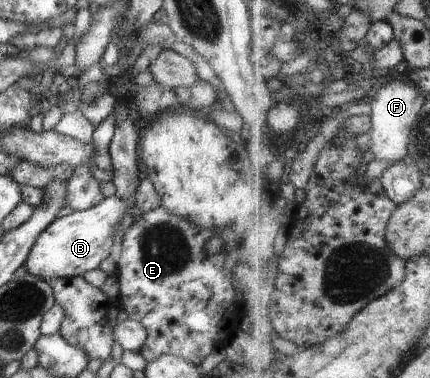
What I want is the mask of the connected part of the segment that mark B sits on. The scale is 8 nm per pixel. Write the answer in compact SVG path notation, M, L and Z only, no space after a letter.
M114 195L104 197L94 206L50 221L36 235L21 266L28 274L45 280L52 277L72 278L95 269L110 253L118 220L124 213L134 212L133 196L124 199Z

